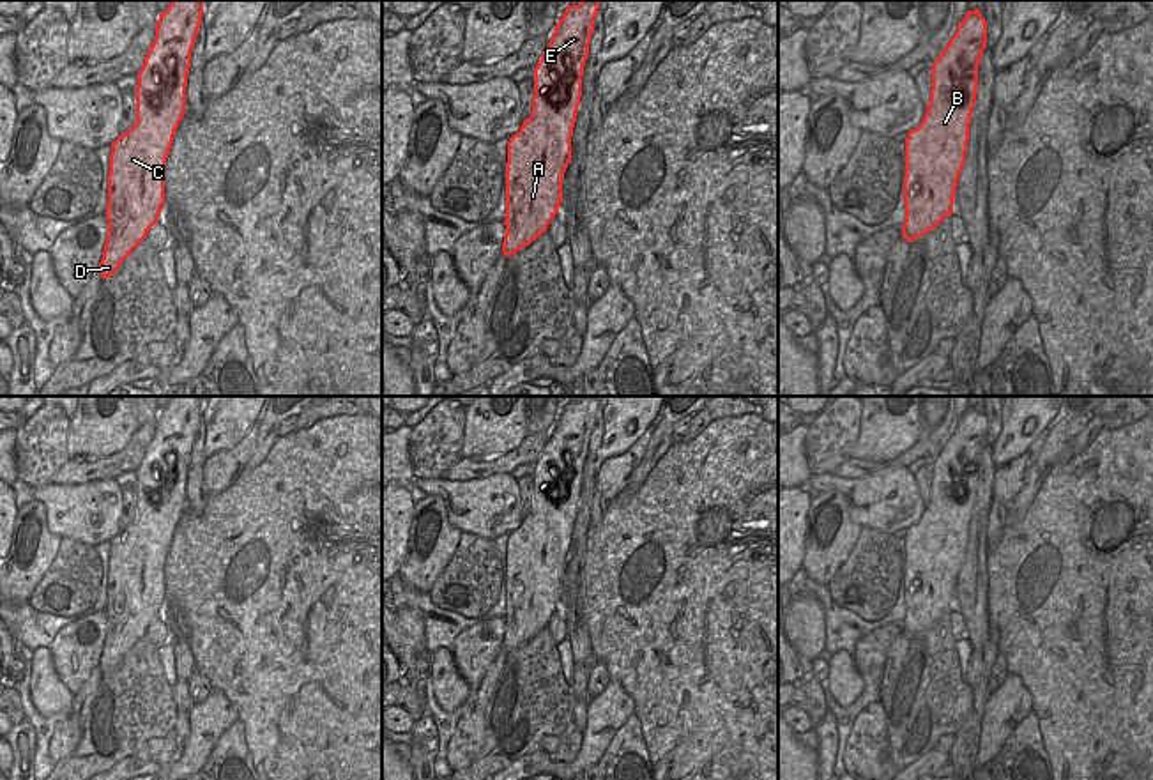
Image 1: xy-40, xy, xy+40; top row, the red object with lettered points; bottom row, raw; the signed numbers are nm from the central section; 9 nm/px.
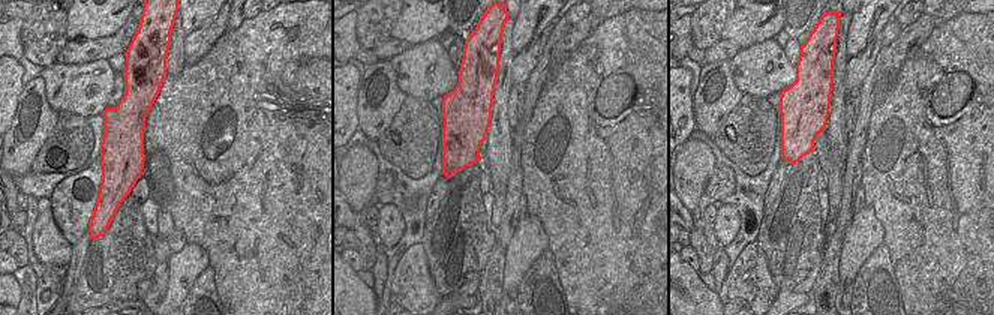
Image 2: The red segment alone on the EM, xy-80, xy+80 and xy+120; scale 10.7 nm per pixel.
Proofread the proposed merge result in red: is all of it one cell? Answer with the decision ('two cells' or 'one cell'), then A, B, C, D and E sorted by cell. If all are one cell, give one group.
one cell; A B C D E

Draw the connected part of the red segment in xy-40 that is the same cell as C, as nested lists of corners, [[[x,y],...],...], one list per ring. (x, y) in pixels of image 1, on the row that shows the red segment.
[[[172,0],[159,14],[154,42],[136,74],[136,122],[111,143],[110,154],[103,279],[117,272],[159,221],[164,166],[186,111],[191,51],[202,14],[203,0]]]

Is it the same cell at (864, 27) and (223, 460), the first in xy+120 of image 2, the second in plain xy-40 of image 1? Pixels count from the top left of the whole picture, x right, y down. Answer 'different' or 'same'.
different

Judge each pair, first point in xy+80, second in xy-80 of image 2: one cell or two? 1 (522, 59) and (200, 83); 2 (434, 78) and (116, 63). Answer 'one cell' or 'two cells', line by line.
1: two cells
2: two cells

